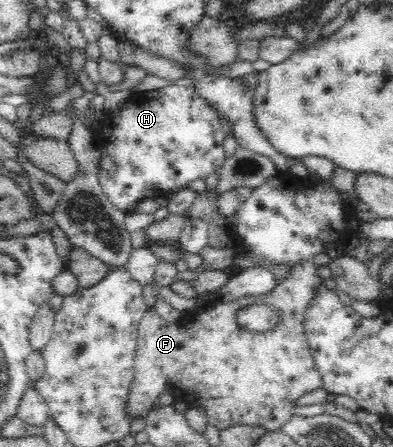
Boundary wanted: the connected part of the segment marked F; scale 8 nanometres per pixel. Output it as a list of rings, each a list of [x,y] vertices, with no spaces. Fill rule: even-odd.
[[[305,260],[305,262],[299,262],[295,264],[290,274],[283,280],[281,283],[277,284],[269,294],[261,296],[251,296],[245,295],[239,300],[233,300],[233,302],[215,302],[211,304],[209,308],[205,308],[203,314],[197,314],[197,312],[183,315],[181,322],[179,324],[167,324],[163,321],[157,320],[156,313],[153,310],[149,310],[142,319],[138,329],[138,338],[137,338],[137,350],[135,352],[134,358],[134,380],[131,386],[131,392],[126,400],[126,414],[133,419],[135,416],[145,417],[149,410],[155,410],[157,408],[157,398],[165,392],[165,390],[174,397],[174,402],[183,401],[190,408],[197,408],[202,411],[206,416],[206,424],[213,424],[221,431],[223,428],[229,428],[233,424],[249,424],[255,426],[262,426],[269,431],[280,430],[280,428],[293,416],[293,410],[297,408],[295,405],[295,400],[299,400],[301,396],[307,395],[310,392],[322,387],[321,375],[317,371],[317,367],[313,357],[311,356],[310,348],[307,344],[306,336],[304,335],[303,320],[305,320],[305,314],[309,310],[309,304],[313,304],[315,300],[315,292],[317,288],[323,285],[323,280],[317,275],[318,266],[312,262],[312,260]],[[253,304],[267,304],[268,306],[273,306],[280,313],[280,324],[273,330],[269,330],[265,333],[261,332],[251,332],[249,330],[241,329],[236,322],[236,313],[247,306],[252,306]]]

